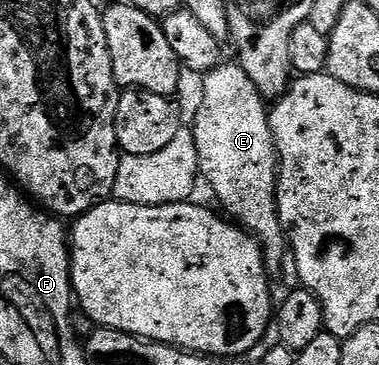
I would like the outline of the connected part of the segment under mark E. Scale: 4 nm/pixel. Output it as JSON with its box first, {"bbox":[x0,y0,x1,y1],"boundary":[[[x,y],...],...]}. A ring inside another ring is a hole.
{"bbox":[191,62,289,278],"boundary":[[[221,62],[210,73],[202,77],[199,104],[195,120],[191,123],[194,139],[197,143],[197,156],[200,177],[207,182],[214,194],[225,206],[224,213],[237,221],[248,233],[251,233],[263,249],[263,264],[270,277],[275,278],[283,270],[287,261],[289,243],[283,226],[280,224],[276,208],[276,180],[278,178],[278,158],[269,112],[259,89],[238,63]]]}

